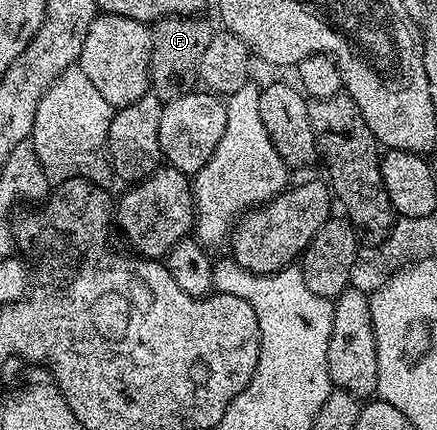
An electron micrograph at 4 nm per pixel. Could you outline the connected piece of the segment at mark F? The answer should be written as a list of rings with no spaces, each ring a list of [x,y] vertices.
[[[204,16],[163,17],[152,26],[153,46],[151,47],[151,63],[149,64],[149,88],[164,103],[171,99],[179,99],[179,95],[194,92],[199,85],[199,62],[207,51],[215,32],[215,26],[204,21]]]

